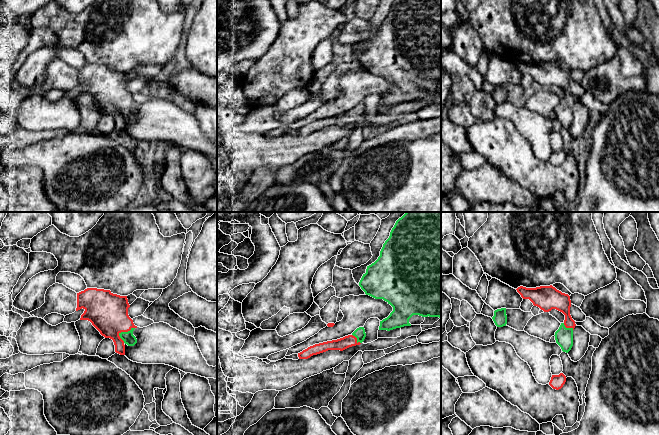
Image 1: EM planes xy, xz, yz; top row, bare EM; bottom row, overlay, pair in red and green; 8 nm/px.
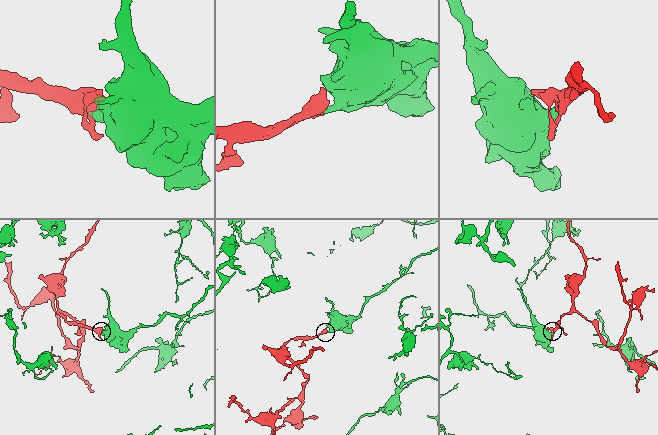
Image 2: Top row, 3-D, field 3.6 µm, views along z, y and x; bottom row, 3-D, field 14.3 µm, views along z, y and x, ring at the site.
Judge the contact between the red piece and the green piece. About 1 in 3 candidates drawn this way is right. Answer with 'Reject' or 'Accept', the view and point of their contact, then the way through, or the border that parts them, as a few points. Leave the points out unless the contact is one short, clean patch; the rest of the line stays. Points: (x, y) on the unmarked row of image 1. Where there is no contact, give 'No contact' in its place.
Accept. Touches red at xy (122, 107). Path across: xy (108, 89), (122, 107), (128, 113)

